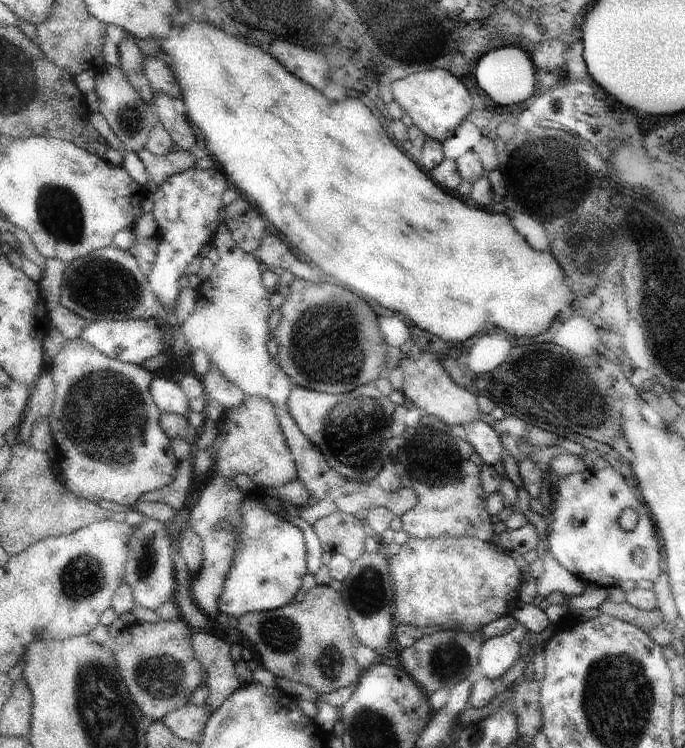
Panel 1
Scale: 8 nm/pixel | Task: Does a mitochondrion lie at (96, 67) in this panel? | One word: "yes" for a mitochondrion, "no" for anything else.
no

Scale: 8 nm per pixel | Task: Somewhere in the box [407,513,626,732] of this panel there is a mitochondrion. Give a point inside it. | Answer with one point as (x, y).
(448, 659)

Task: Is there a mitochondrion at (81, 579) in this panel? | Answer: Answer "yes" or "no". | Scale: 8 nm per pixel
yes

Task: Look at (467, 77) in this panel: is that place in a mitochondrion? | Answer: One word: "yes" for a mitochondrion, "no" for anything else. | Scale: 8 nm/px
no

